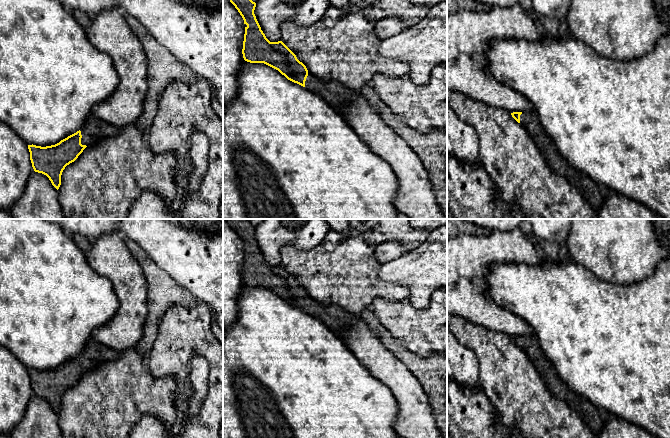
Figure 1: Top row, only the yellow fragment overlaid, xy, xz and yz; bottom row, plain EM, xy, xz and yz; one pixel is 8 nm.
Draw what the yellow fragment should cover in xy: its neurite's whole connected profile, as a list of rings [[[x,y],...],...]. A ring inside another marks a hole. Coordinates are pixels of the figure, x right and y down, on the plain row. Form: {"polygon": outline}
{"polygon": [[[91,337],[79,355],[59,367],[46,371],[28,369],[32,391],[35,396],[46,399],[58,414],[63,394],[74,386],[86,371],[94,370],[101,363],[119,357],[120,352]]]}

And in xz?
{"polygon": [[[224,219],[235,230],[244,244],[245,258],[242,278],[245,285],[264,287],[284,299],[288,304],[320,320],[346,344],[345,329],[355,322],[343,308],[326,305],[308,296],[306,290],[282,266],[270,266],[256,243],[256,227],[248,219]]]}

